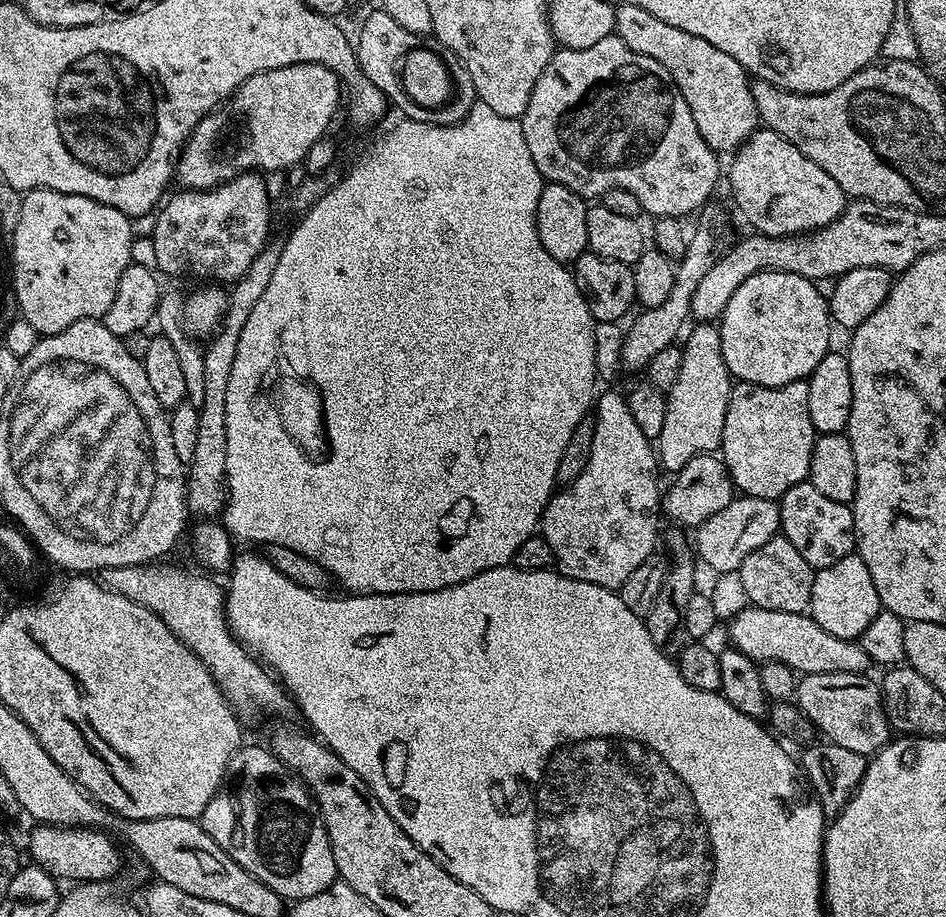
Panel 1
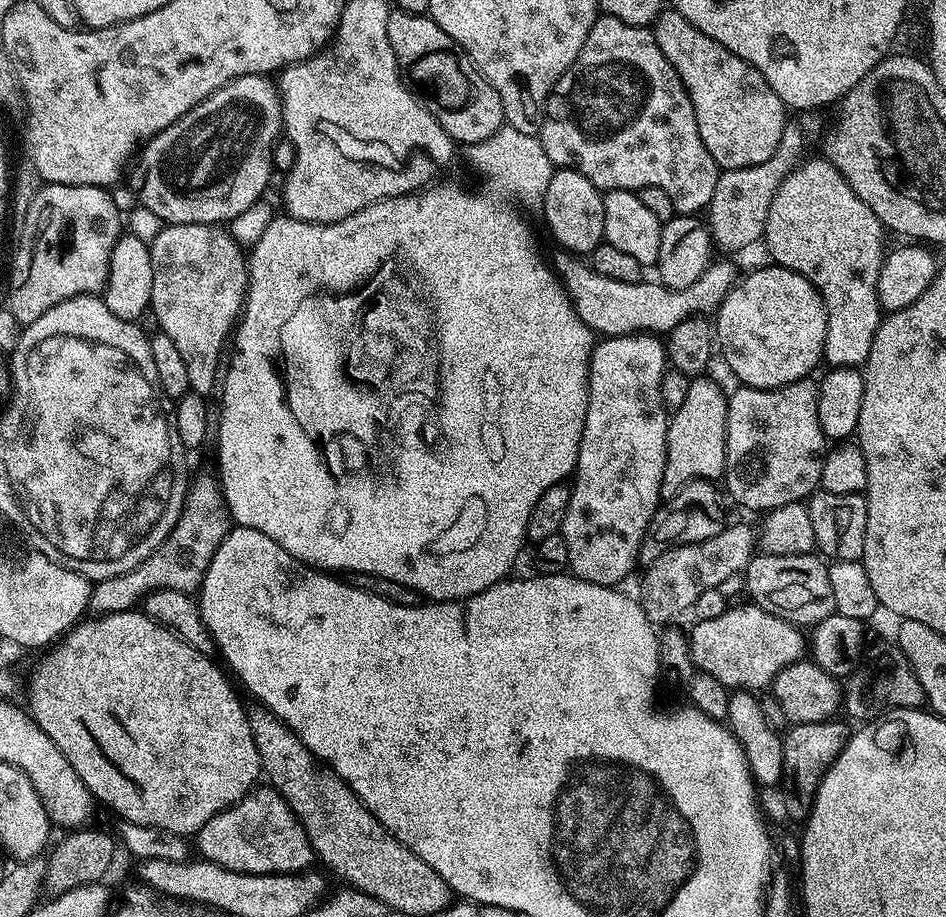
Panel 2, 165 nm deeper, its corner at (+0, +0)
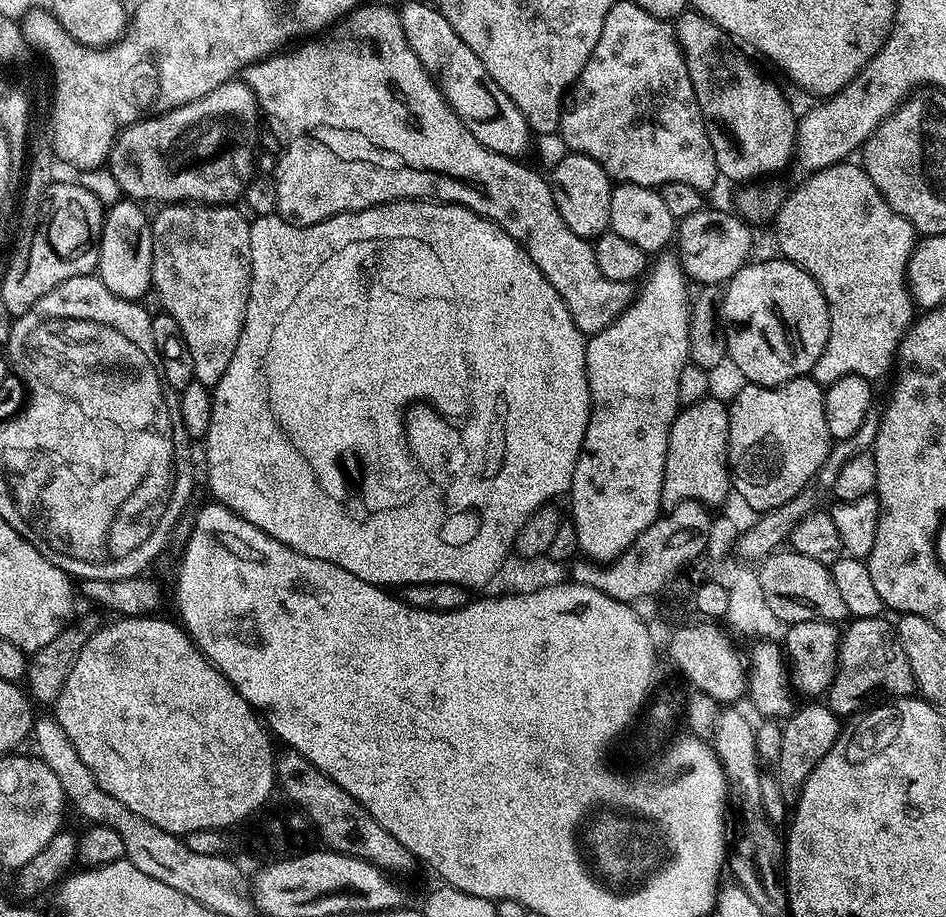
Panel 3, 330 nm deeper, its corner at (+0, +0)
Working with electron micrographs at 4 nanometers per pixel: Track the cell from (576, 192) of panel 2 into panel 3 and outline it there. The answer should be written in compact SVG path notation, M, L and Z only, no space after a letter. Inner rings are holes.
M579 154L563 156L555 161L556 168L550 175L554 206L558 206L558 214L562 214L562 222L574 234L585 238L595 238L609 227L608 211L614 187L606 170L594 158Z

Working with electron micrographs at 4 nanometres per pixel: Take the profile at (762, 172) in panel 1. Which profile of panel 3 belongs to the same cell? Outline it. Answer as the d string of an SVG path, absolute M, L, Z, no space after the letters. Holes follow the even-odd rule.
M852 162L831 164L811 173L807 179L801 188L783 197L774 225L776 240L780 243L779 255L807 271L813 279L824 280L821 294L826 302L832 300L828 305L828 341L810 375L822 386L835 382L832 376L842 378L840 372L876 382L888 372L884 364L894 364L894 360L884 360L884 357L897 355L900 341L914 320L914 301L906 283L908 263L904 260L904 252L912 252L908 248L908 234L914 230L913 226L884 201L884 195L870 182L863 167L856 165L855 168Z

